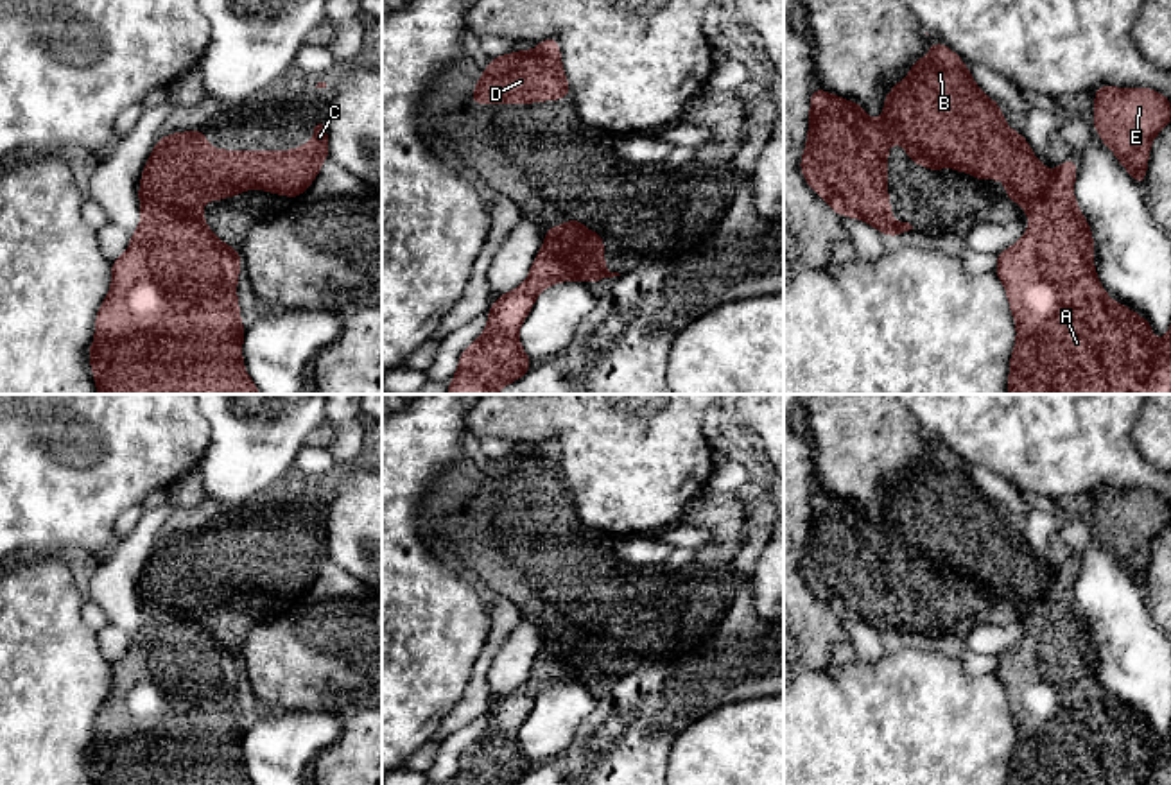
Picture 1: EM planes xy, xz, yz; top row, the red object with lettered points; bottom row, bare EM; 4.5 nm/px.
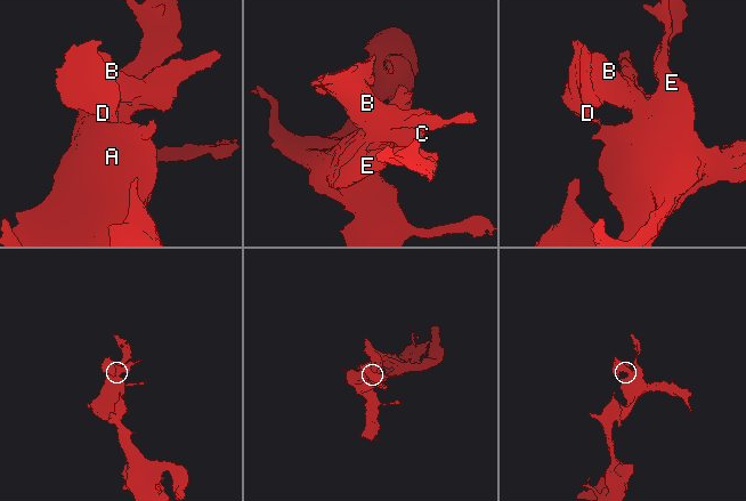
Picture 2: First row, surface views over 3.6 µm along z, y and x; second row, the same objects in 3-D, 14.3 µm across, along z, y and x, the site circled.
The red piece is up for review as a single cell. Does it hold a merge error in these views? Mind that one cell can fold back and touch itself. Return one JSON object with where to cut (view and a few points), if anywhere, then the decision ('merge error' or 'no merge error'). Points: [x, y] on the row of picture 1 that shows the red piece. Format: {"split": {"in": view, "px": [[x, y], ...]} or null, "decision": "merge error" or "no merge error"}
{"split": {"in": "xy", "px": [[140, 203], [176, 207], [205, 224]]}, "decision": "merge error"}

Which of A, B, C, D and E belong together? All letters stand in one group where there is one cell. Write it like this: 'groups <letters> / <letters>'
groups A E / B C D

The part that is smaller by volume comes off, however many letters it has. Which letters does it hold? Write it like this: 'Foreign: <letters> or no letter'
Foreign: B, C, D

